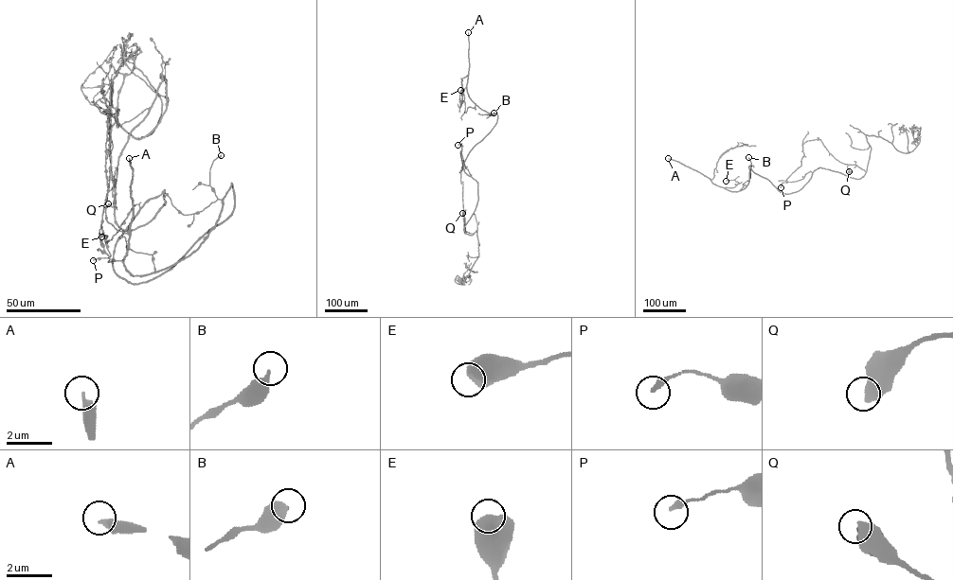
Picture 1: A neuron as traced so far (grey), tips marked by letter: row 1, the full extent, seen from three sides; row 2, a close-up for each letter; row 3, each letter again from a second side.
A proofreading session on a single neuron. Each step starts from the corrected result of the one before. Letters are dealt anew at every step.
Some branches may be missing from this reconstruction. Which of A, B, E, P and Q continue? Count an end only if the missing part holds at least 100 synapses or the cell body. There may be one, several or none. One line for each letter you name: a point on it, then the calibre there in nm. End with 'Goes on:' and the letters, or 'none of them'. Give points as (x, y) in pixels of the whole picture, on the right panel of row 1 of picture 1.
A: (668, 158) | 360 nm
Goes on: A

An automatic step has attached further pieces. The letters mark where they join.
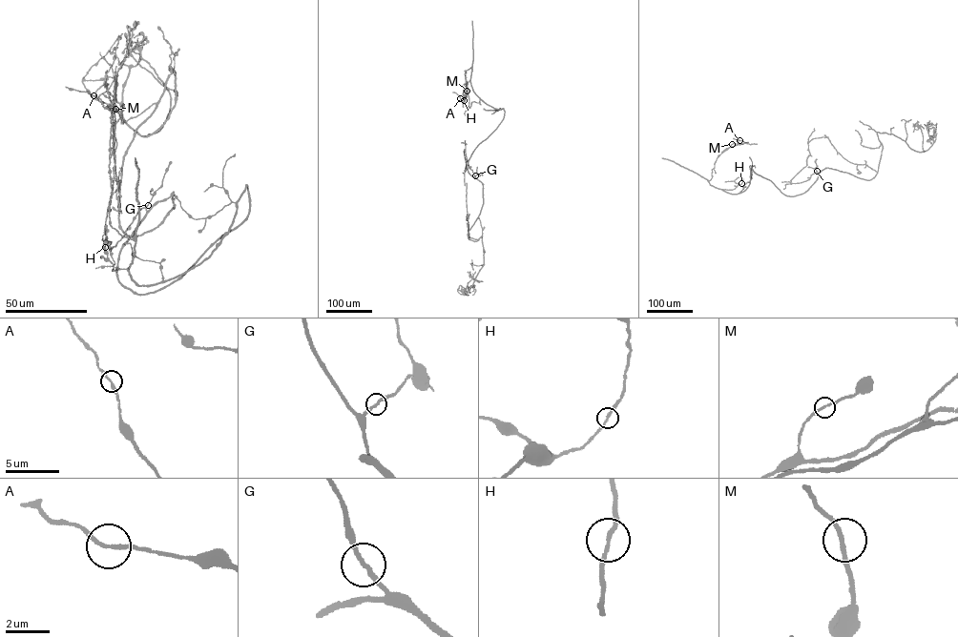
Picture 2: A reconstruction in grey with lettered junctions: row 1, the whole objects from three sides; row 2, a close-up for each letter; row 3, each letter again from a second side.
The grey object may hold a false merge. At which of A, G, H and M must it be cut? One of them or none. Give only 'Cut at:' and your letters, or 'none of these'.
Cut at: none of these

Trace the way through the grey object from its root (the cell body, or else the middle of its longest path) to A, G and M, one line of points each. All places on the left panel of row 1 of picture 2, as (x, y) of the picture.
A: (118, 261), (134, 293), (167, 286), (247, 216), (249, 192), (207, 257), (139, 285), (93, 95)
G: (118, 261), (120, 249), (145, 215), (148, 205)
M: (118, 261), (134, 293), (167, 286), (249, 195), (207, 257), (139, 285), (109, 217), (115, 109)

